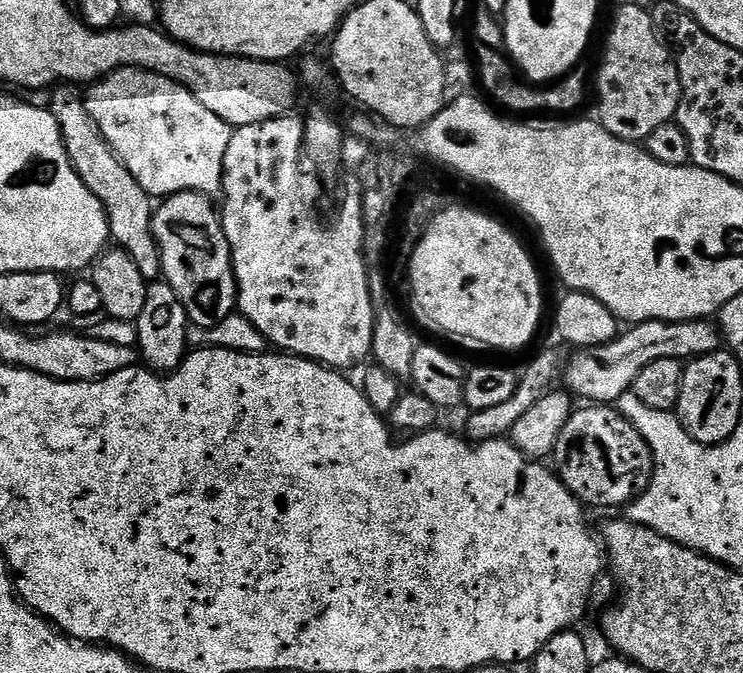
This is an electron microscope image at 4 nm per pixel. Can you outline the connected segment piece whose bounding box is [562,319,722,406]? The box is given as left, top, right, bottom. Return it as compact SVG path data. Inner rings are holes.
M711 319L687 320L677 324L671 324L665 320L647 320L641 324L633 324L627 330L629 332L621 331L616 339L611 340L608 344L577 351L576 357L565 363L562 369L562 384L573 397L581 396L584 402L591 402L596 406L612 406L632 390L634 378L638 378L638 374L642 374L642 370L646 370L646 366L650 366L650 362L658 362L662 358L674 358L681 362L687 362L695 360L697 356L719 352L722 348L722 337L717 325Z

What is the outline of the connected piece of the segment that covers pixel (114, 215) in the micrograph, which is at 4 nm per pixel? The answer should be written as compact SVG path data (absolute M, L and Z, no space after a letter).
M56 86L51 89L52 104L50 111L52 117L58 122L60 133L66 146L66 154L82 182L102 202L104 213L108 215L108 230L115 247L120 248L130 258L134 258L134 266L142 278L149 282L161 279L160 248L156 245L156 239L152 233L152 217L154 215L154 200L148 195L142 186L126 170L126 166L116 157L116 152L106 142L106 138L100 133L100 128L90 118L90 110L85 97L80 96L75 87Z

